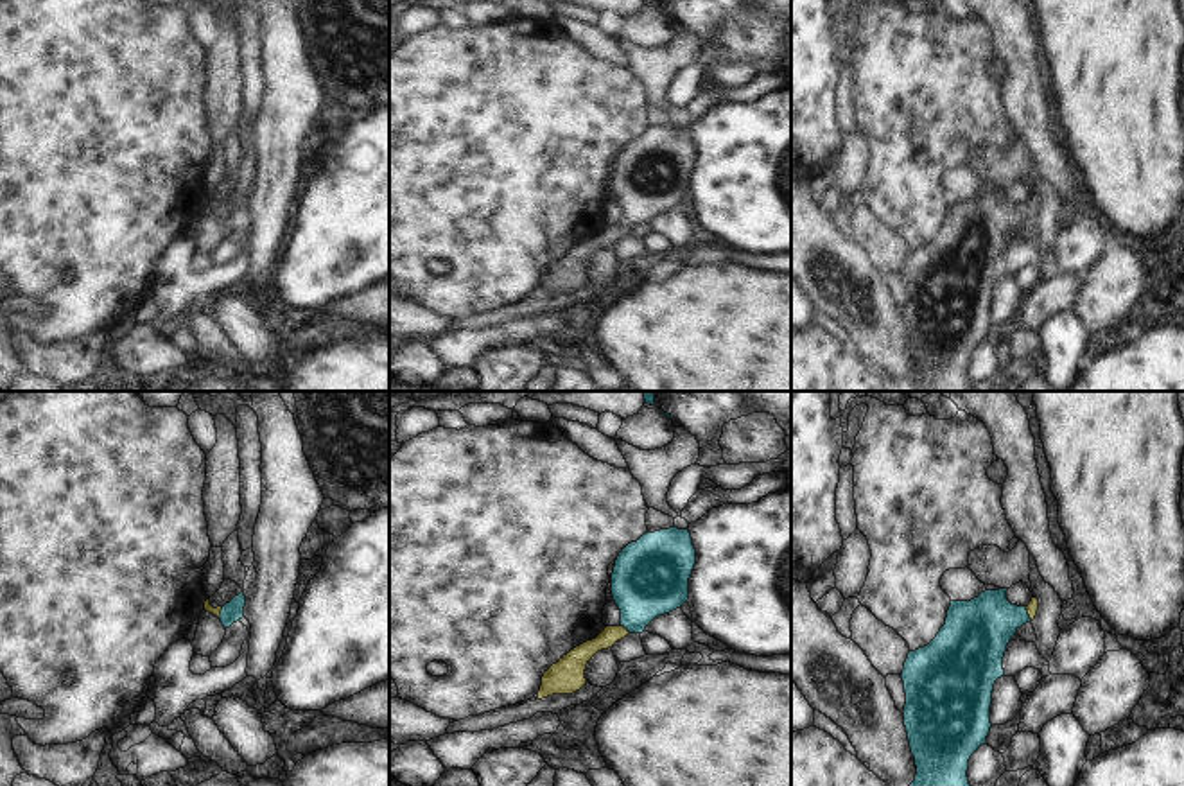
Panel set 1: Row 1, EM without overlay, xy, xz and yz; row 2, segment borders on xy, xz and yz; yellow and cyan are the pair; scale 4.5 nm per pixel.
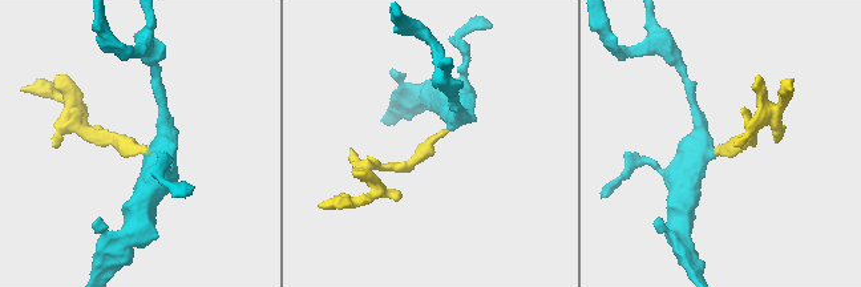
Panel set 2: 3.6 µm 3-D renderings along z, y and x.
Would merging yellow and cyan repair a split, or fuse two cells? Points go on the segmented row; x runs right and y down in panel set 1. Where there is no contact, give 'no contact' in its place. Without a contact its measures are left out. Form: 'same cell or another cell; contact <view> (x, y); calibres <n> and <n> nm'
same cell; contact xz (625, 628); calibres 90 and 320 nm

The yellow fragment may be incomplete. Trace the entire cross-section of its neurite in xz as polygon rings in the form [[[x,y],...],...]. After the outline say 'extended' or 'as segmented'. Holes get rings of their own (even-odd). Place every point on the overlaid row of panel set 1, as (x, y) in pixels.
[[[673,526],[648,531],[628,544],[612,572],[612,596],[621,610],[621,624],[606,626],[596,639],[553,664],[542,677],[538,700],[579,691],[587,686],[587,664],[597,651],[612,648],[628,633],[642,633],[655,617],[687,603],[694,565],[696,549],[689,529]]]; extended

